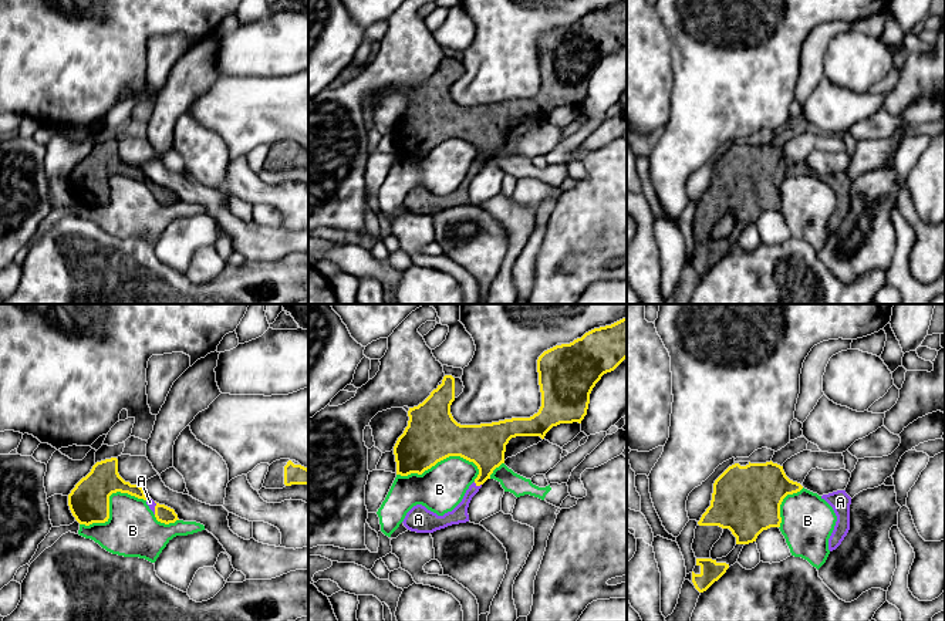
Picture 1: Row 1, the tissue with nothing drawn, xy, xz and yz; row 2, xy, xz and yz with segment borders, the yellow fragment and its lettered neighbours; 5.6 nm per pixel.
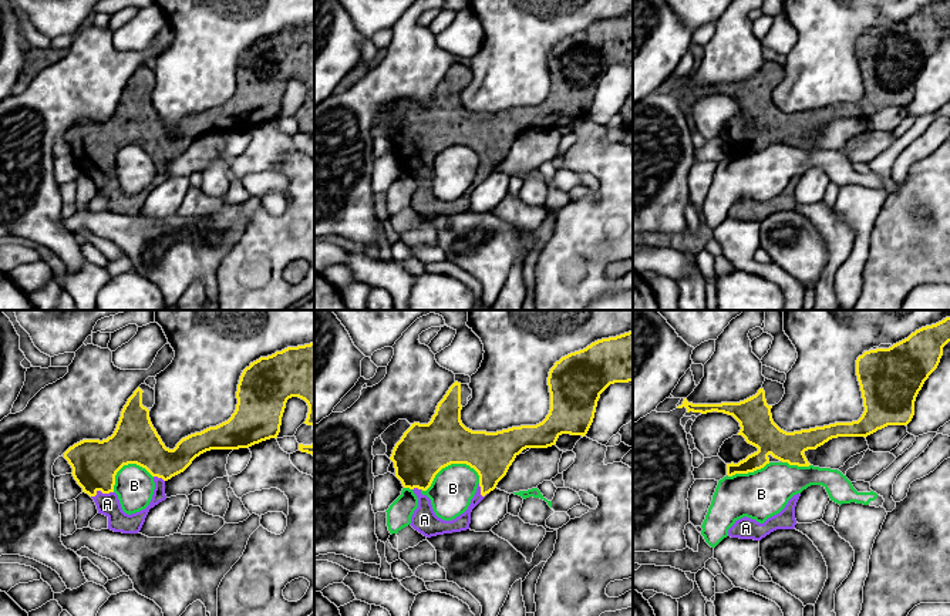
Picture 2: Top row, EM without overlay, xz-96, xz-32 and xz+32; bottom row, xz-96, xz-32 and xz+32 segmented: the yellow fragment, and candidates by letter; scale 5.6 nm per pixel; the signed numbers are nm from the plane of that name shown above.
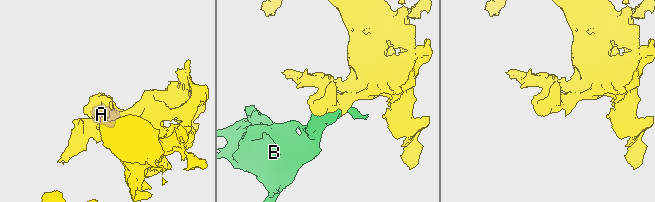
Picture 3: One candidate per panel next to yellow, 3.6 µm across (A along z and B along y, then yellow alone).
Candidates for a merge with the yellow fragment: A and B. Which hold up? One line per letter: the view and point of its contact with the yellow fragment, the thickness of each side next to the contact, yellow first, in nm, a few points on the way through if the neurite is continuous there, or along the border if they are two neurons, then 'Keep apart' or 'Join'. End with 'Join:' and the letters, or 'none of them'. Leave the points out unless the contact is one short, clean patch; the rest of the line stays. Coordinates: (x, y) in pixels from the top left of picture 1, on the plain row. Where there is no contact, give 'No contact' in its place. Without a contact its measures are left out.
A: Touches yellow at xz (478, 166). Thickness 240 nm (yellow) against 100 nm. Join
B: Touches yellow at xz (438, 142). Thickness 300 nm (yellow) against 260 nm. Keep apart
Join: A

